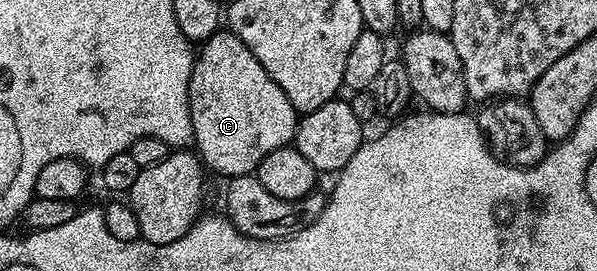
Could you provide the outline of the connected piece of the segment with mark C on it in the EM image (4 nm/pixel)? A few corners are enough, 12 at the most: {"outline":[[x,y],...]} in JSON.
{"outline":[[227,29],[199,48],[194,147],[223,177],[295,140],[298,112]]}

